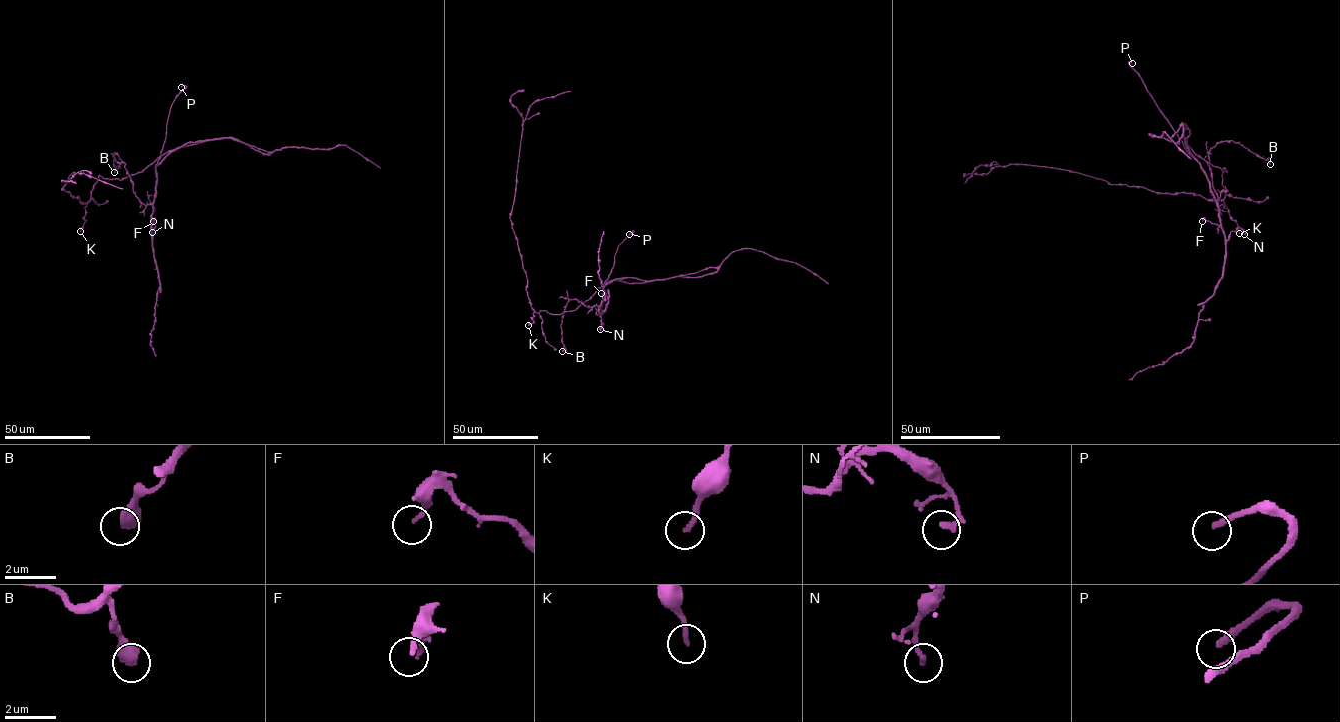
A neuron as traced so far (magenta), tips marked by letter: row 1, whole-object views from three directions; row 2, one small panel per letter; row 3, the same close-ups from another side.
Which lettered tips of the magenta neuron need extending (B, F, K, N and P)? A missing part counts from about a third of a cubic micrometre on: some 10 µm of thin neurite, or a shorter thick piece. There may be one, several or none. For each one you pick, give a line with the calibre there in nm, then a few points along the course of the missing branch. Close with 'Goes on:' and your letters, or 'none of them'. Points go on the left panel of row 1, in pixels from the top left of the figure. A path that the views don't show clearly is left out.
K: 190 nm thick
P: 260 nm thick
Goes on: K, P

